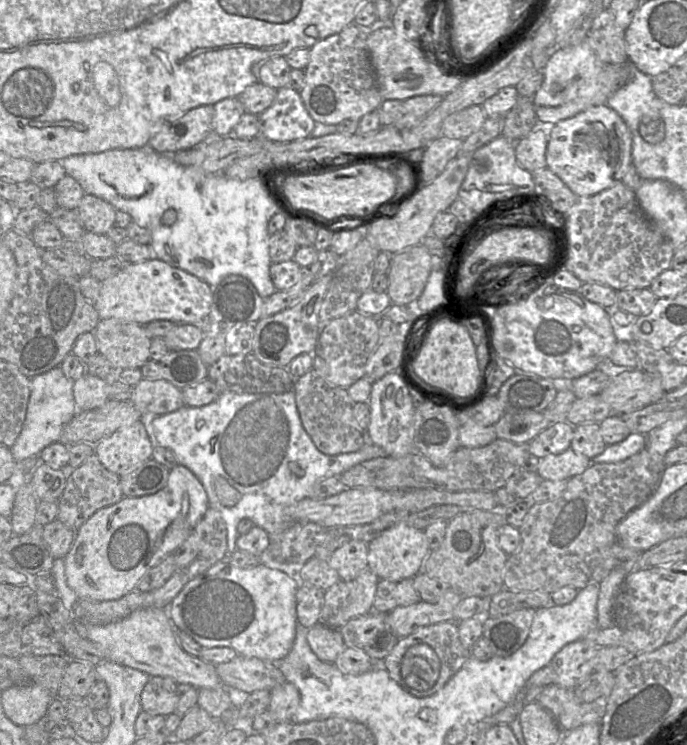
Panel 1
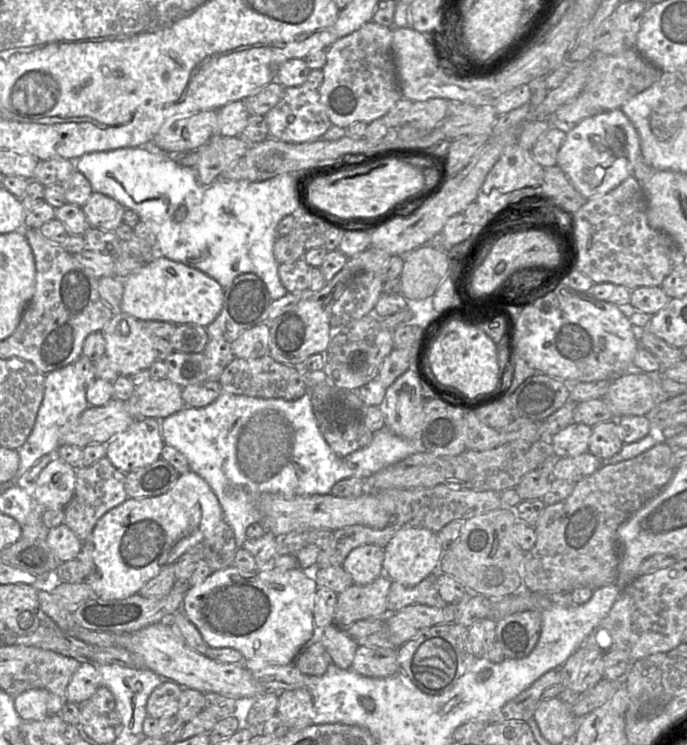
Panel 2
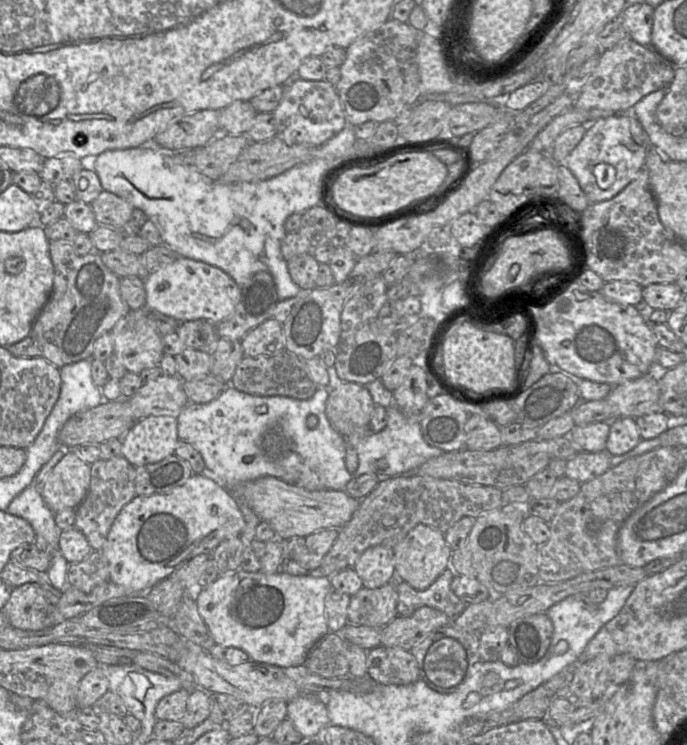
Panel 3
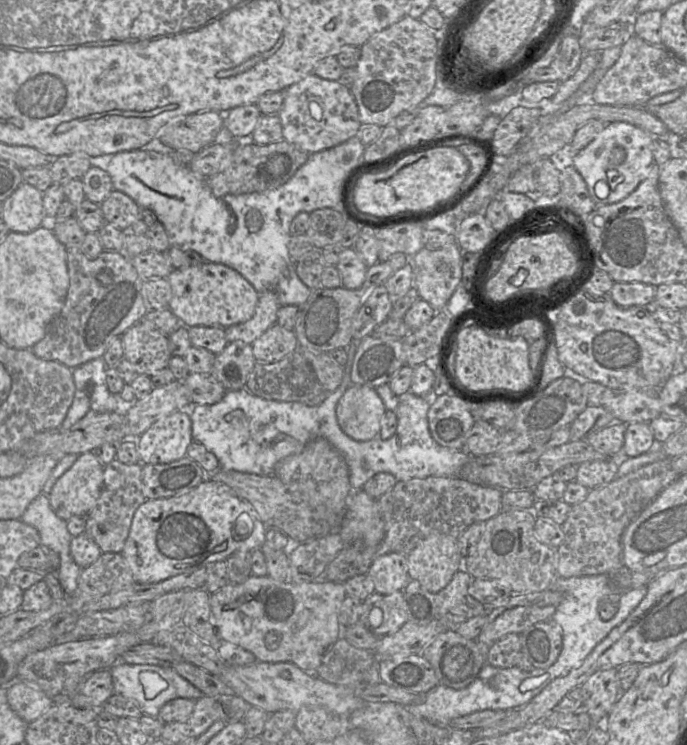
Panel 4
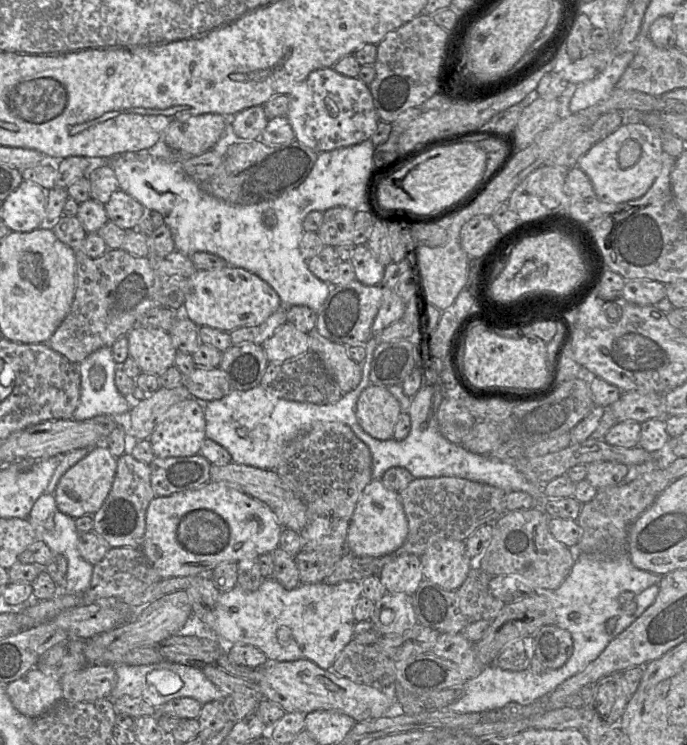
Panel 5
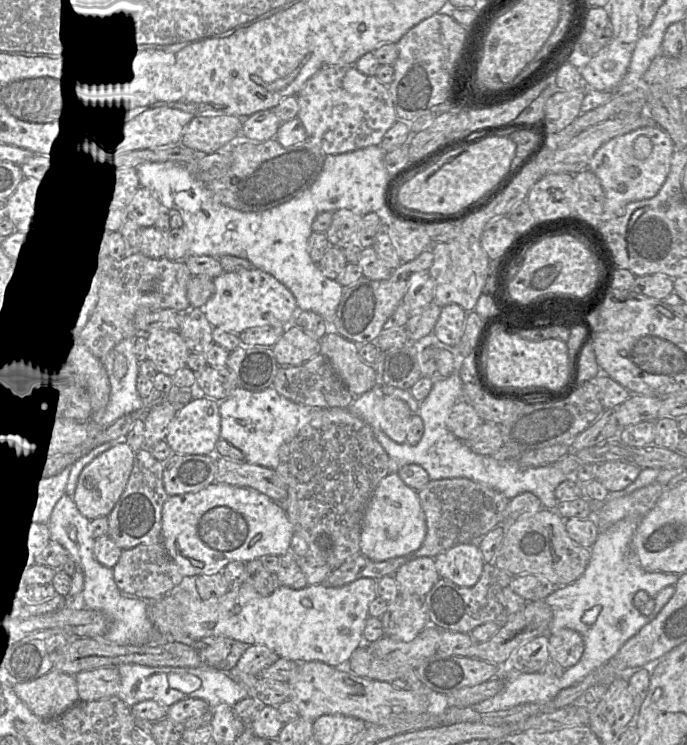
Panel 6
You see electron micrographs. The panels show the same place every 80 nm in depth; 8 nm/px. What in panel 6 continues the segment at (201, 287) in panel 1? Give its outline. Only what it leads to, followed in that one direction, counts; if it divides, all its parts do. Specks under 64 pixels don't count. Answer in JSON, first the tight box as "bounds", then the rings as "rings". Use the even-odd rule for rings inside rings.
{"bounds":[201,268,298,333],"rings":[[[257,268],[224,271],[213,278],[214,292],[201,307],[213,327],[241,333],[246,329],[293,323],[298,308],[292,292],[271,274]]]}

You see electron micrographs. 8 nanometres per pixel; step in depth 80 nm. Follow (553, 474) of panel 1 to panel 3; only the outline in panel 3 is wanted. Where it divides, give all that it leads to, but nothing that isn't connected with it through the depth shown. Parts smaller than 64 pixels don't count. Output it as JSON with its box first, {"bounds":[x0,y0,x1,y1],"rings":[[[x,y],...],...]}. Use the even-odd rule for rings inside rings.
{"bounds":[565,451,611,483],"rings":[[[606,451],[578,452],[566,461],[565,476],[580,483],[590,481],[611,467],[611,457]]]}

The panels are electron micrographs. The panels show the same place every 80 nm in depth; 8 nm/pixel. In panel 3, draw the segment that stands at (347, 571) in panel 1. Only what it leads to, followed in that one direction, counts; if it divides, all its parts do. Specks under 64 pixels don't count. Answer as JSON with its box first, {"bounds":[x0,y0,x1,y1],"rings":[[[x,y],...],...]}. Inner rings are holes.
{"bounds":[353,547,395,589],"rings":[[[369,547],[356,561],[353,570],[361,578],[365,588],[375,589],[392,582],[395,578],[393,549]]]}

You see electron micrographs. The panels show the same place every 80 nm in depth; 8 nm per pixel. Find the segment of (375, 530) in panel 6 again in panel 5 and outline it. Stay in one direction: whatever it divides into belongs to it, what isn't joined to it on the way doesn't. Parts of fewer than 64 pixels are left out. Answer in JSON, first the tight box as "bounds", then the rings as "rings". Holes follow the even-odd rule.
{"bounds":[347,480,408,557],"rings":[[[372,480],[363,490],[351,518],[347,547],[361,557],[381,557],[399,549],[406,541],[408,522],[399,493],[387,489],[381,480]]]}

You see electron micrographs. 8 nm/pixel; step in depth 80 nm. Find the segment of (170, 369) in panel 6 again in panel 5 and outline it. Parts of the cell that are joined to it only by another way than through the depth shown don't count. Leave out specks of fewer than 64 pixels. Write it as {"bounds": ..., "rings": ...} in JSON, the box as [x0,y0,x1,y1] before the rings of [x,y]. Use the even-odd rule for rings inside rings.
{"bounds":[126,326,177,375],"rings":[[[134,326],[126,335],[129,356],[142,372],[159,375],[174,365],[177,349],[169,332],[152,326]]]}

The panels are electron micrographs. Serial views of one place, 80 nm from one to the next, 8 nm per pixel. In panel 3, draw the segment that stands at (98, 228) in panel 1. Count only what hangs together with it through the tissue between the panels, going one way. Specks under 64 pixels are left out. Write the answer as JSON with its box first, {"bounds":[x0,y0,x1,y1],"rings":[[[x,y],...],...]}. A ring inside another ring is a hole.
{"bounds":[90,191,134,229],"rings":[[[102,191],[90,204],[96,222],[118,229],[131,220],[134,207],[123,198],[107,191]]]}

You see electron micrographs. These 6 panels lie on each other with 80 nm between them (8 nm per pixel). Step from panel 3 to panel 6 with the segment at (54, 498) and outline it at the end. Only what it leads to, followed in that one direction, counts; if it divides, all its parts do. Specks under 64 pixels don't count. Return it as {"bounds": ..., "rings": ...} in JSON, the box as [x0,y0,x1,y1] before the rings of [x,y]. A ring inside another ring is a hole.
{"bounds":[72,442,136,520],"rings":[[[120,442],[95,457],[82,469],[72,495],[73,502],[81,515],[93,520],[107,517],[110,514],[126,488],[135,461],[135,454],[136,452],[129,444]]]}

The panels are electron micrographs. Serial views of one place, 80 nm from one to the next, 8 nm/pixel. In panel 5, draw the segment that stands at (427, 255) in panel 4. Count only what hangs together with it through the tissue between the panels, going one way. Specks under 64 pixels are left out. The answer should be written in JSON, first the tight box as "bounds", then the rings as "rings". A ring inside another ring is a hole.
{"bounds":[415,241,470,311],"rings":[[[449,241],[438,247],[419,245],[415,252],[423,299],[439,310],[446,311],[468,284],[470,256],[463,250],[460,241]]]}

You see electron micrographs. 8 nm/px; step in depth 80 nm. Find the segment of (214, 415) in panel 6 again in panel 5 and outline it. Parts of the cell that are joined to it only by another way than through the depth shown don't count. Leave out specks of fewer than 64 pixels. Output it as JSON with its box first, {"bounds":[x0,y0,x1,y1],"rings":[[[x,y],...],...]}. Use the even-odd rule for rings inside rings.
{"bounds":[148,396,205,458],"rings":[[[191,396],[172,406],[148,438],[156,458],[199,454],[205,439],[204,408]]]}

